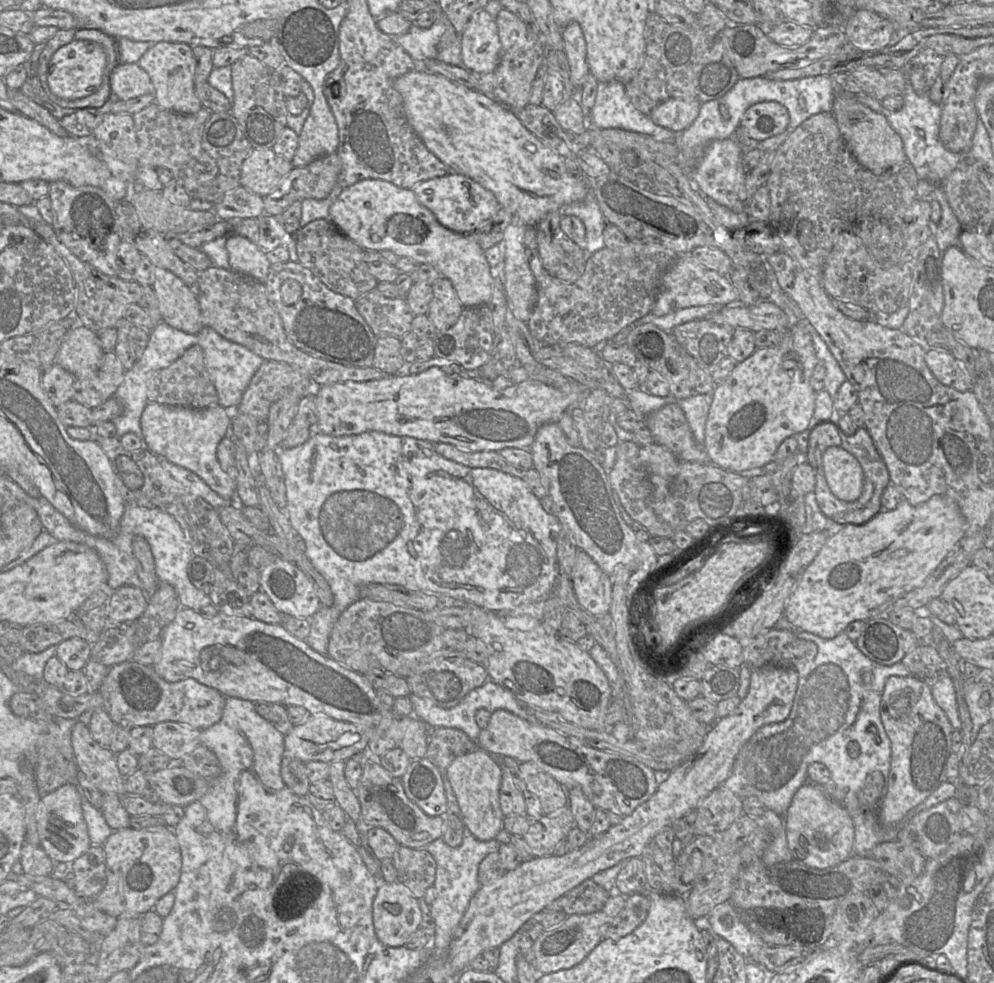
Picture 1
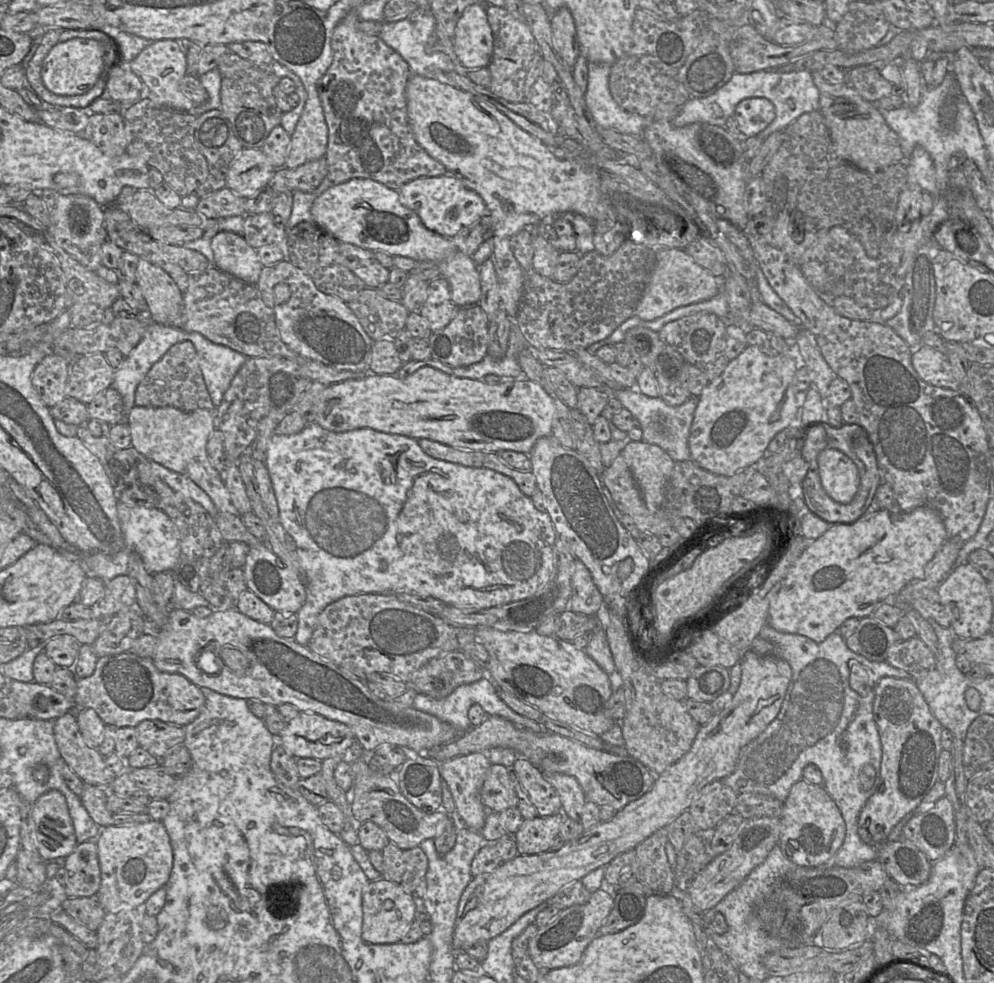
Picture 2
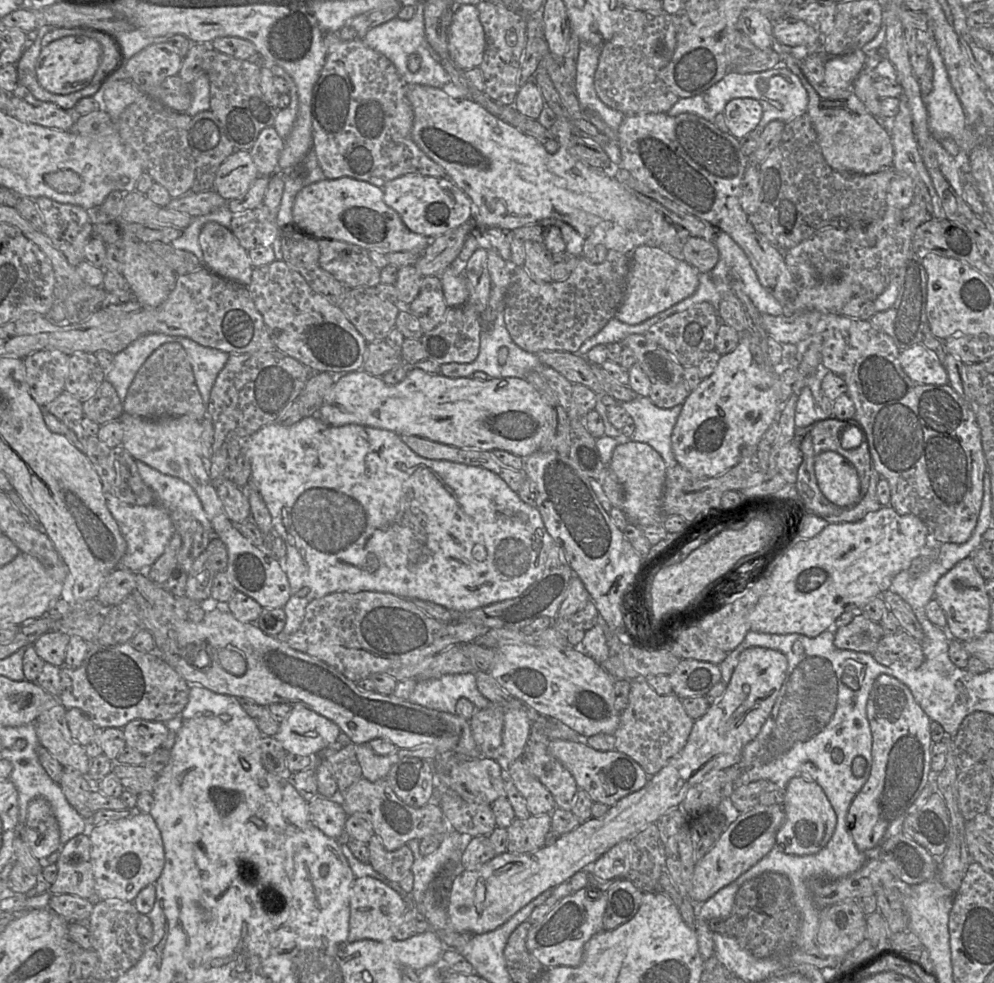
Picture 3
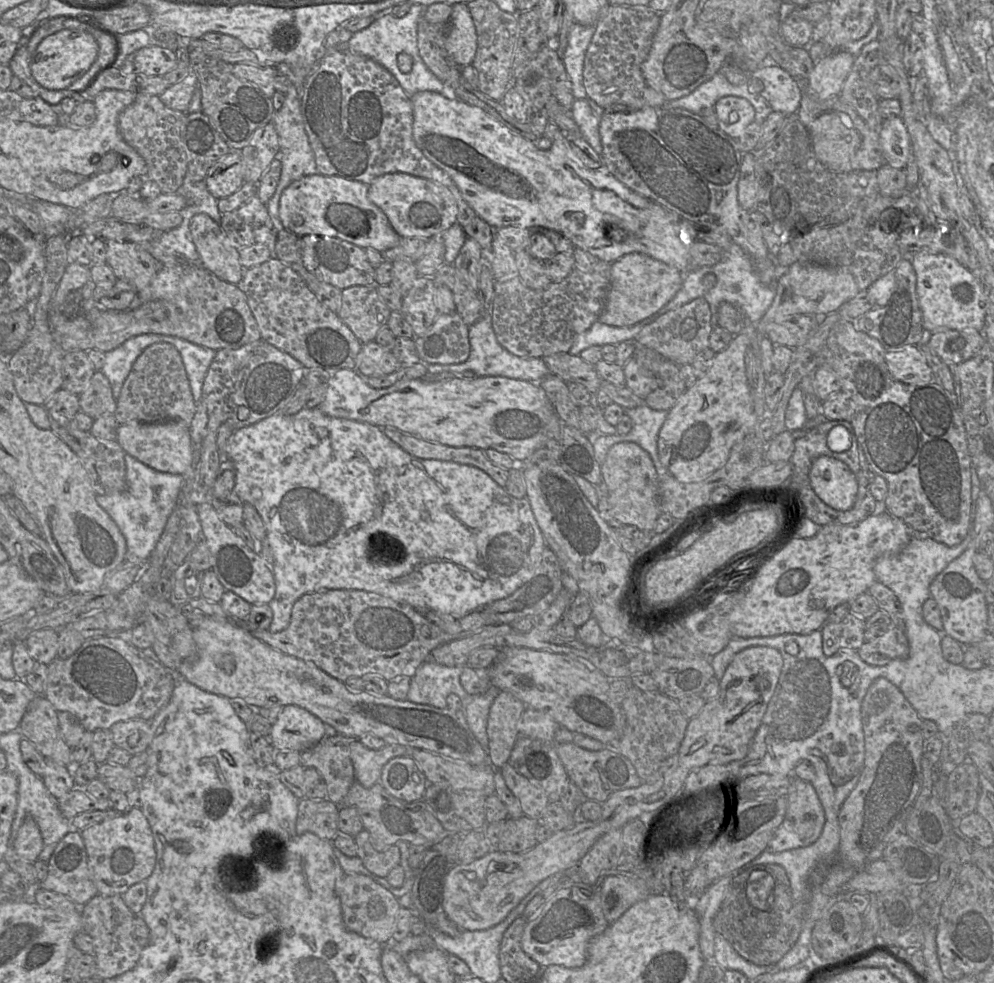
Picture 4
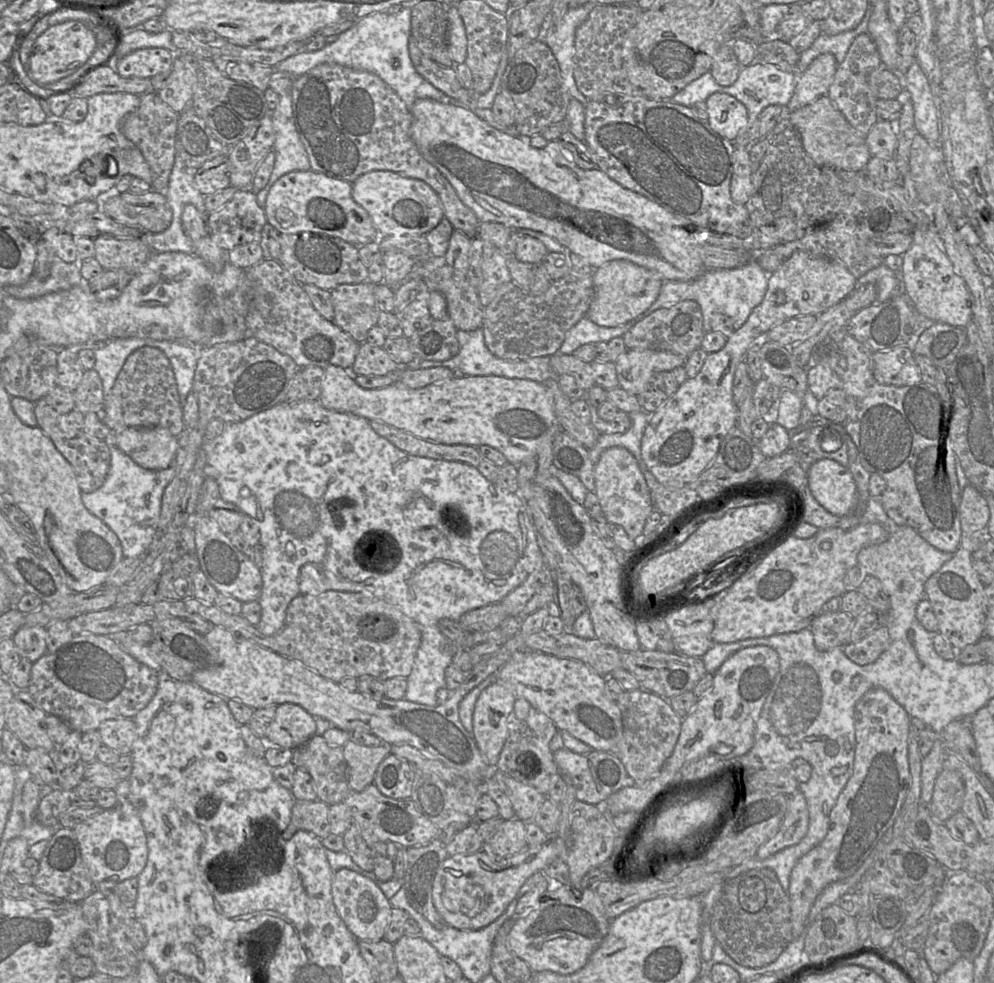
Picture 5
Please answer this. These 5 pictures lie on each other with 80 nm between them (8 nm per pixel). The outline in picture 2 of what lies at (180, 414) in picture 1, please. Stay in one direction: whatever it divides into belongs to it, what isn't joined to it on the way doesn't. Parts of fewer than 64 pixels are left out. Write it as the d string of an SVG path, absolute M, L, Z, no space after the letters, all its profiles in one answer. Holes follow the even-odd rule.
M134 406L126 415L131 447L165 468L193 480L213 501L218 512L234 512L231 497L221 473L215 469L207 455L207 442L214 427L215 409L183 411L175 407Z

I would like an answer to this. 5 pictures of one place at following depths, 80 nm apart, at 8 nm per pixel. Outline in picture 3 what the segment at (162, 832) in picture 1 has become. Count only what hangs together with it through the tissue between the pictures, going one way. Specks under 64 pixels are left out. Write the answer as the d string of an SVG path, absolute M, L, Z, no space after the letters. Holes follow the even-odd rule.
M137 812L130 818L123 818L99 825L87 831L91 842L91 863L95 879L95 899L118 899L132 902L147 885L155 884L165 865L165 849L161 832L150 814Z

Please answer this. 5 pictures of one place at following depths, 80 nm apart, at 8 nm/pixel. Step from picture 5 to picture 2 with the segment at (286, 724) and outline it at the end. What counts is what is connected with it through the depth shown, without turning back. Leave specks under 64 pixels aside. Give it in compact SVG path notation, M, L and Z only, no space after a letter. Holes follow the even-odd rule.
M300 711L295 718L287 722L279 736L274 737L278 738L285 751L293 757L315 758L320 761L344 755L352 745L357 743L349 726L320 714L304 711Z

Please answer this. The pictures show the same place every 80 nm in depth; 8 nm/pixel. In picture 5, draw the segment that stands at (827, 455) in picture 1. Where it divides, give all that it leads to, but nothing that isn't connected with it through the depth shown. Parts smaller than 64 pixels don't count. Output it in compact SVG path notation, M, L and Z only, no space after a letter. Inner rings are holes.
M821 459L810 467L808 484L817 502L836 516L858 508L858 490L848 468L831 459Z

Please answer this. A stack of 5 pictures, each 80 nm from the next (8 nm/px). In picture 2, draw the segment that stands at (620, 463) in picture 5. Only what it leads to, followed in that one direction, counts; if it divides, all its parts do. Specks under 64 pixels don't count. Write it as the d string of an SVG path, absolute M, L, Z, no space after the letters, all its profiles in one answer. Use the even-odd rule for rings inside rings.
M630 440L621 451L641 491L646 507L659 511L675 461L658 445Z

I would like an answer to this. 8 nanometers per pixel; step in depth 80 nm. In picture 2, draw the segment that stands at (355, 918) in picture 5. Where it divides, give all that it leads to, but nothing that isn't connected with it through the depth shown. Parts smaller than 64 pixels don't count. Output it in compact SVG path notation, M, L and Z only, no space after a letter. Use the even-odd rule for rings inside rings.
M382 878L369 881L362 895L362 933L364 941L371 944L393 944L401 942L409 925L415 920L417 911L413 895L405 892L396 883Z

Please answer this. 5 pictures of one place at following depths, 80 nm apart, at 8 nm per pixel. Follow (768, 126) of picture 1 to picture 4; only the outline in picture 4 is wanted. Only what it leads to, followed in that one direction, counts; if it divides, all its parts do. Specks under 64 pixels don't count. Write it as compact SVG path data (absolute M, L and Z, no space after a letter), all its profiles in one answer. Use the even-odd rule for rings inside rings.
M722 97L716 102L713 109L717 115L718 127L735 140L755 119L754 107L741 97Z

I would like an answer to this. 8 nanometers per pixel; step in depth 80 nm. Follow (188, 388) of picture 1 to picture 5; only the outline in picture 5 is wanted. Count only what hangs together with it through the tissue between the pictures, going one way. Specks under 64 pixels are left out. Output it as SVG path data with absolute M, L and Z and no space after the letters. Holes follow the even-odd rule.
M143 346L134 351L105 399L103 420L111 431L126 427L164 427L179 436L186 426L183 421L183 400L167 356L156 347Z

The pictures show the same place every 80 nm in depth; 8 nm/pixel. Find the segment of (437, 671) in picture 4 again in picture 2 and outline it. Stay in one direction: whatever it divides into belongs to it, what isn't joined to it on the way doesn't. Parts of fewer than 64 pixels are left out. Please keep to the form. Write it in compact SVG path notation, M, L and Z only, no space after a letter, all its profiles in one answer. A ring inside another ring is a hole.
M483 677L482 679L476 682L461 685L457 687L450 695L442 699L435 699L428 695L417 693L414 697L412 707L414 707L417 710L431 714L440 719L441 721L453 725L457 730L465 732L469 730L472 726L468 717L468 711L473 704L479 704L484 709L487 715L500 716L504 719L511 721L518 727L531 729L534 732L543 731L542 726L540 724L538 724L534 720L531 720L525 716L516 713L509 707L498 696L497 686L489 677Z

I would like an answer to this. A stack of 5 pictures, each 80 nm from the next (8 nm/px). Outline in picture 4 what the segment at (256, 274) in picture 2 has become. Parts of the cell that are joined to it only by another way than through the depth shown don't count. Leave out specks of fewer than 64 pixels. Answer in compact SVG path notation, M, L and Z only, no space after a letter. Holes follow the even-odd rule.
M199 213L190 220L189 229L200 264L220 279L239 284L245 271L239 261L239 249L231 244L220 224Z

